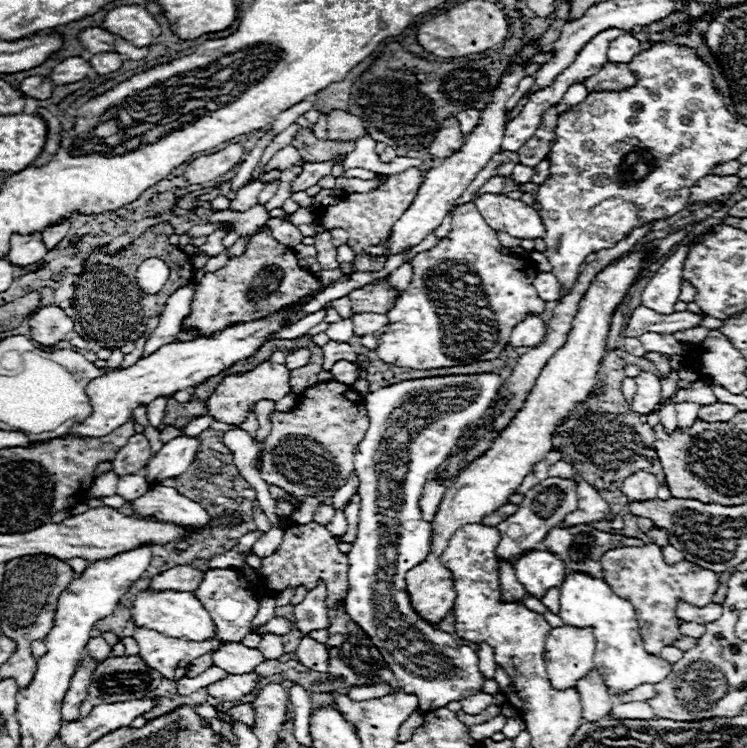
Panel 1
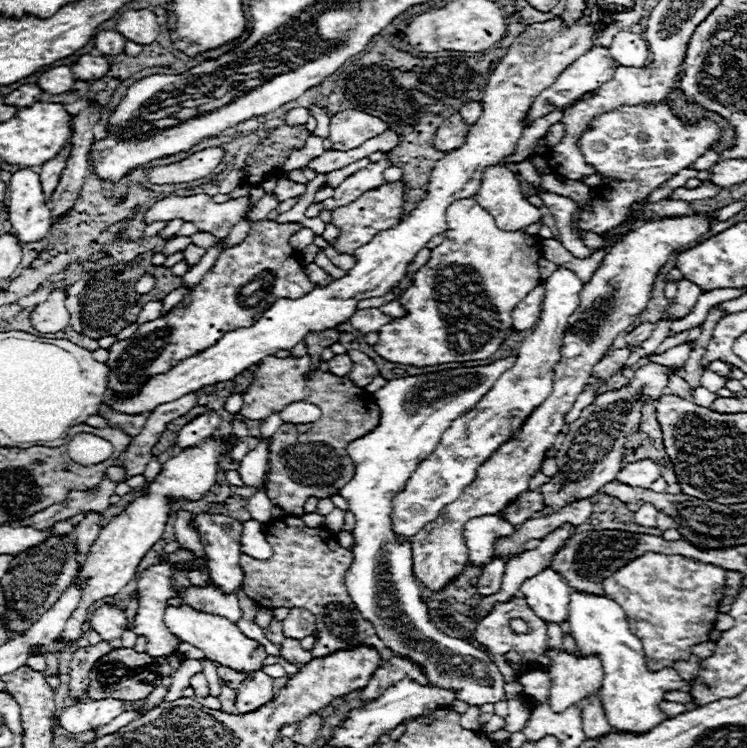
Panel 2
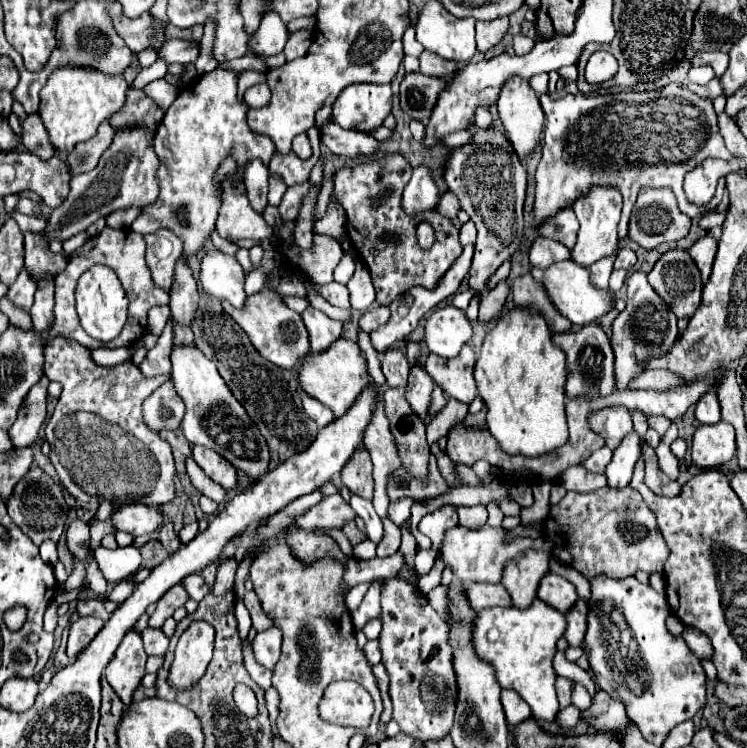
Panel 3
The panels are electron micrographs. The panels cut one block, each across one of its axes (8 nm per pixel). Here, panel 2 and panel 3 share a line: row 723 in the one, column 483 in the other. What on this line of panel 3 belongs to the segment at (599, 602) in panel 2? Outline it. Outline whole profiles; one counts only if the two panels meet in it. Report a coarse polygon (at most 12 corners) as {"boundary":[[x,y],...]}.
{"boundary":[[484,608],[472,646],[532,716],[558,714],[552,656],[564,614]]}

